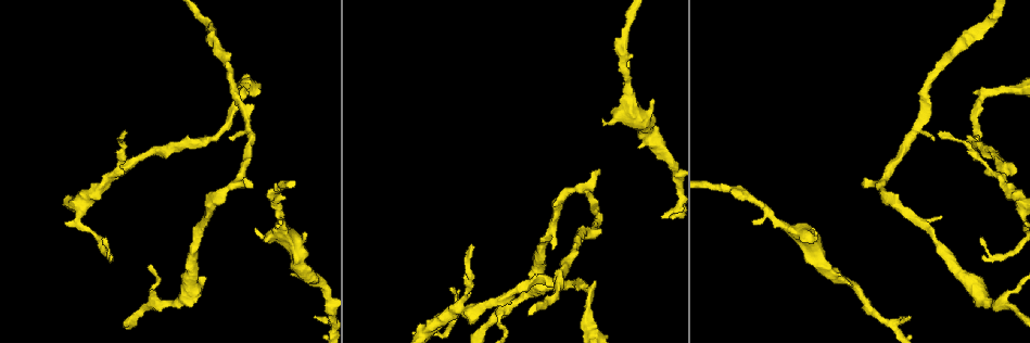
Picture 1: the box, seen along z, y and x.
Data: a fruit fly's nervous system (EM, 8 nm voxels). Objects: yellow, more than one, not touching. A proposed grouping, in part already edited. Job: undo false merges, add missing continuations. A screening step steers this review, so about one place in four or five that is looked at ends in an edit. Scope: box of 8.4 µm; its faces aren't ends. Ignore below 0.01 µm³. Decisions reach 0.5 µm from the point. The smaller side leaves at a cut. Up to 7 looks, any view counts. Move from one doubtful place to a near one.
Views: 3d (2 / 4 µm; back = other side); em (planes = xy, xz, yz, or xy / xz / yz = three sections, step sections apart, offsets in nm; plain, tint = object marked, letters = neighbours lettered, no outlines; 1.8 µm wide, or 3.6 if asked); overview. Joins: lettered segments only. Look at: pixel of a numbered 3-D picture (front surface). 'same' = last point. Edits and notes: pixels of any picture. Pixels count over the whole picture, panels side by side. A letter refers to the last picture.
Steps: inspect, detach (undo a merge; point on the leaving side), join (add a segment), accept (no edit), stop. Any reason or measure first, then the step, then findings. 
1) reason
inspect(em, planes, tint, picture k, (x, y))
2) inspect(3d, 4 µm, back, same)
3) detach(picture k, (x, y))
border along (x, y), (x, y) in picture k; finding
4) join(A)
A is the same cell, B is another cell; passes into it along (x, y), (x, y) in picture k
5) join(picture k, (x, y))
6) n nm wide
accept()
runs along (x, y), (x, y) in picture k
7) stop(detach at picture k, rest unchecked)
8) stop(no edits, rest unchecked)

inspect(em, planes, plain, picture 1, (1002, 301))

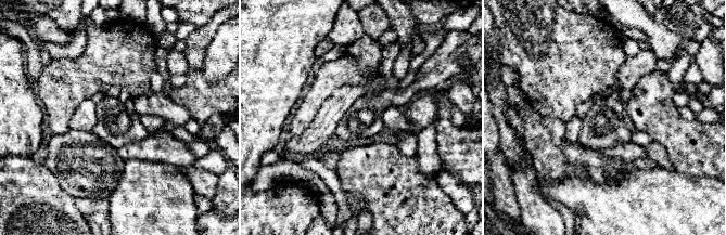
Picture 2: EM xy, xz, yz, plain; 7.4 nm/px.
see the neighbours
inspect(em, planes, letters, same)

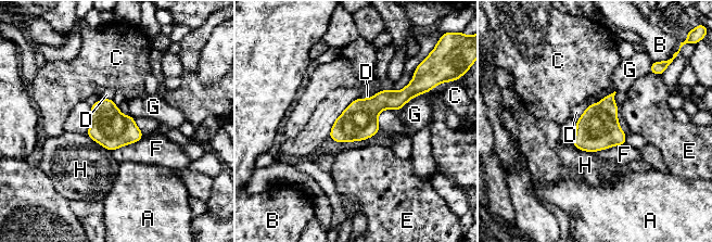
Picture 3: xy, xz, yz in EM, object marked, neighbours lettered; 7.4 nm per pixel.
accept()
A, B, C, D, E, F, G and H are other cells; one cell here

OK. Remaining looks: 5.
three arms meet
inspect(em, xy, step 4, tint, picture 1, (1001, 176))

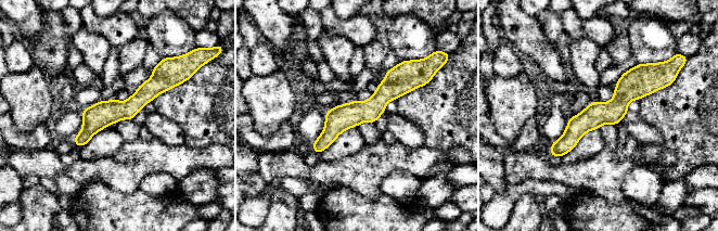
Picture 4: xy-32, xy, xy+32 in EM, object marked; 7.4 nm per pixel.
inspect(em, yz, step 16, tint, same)

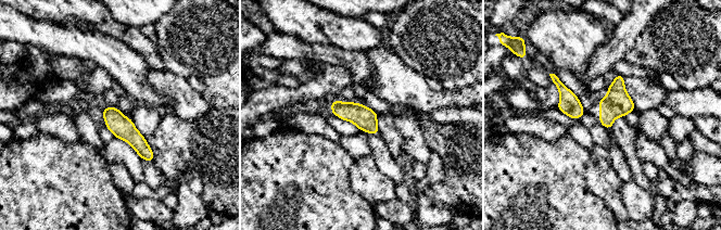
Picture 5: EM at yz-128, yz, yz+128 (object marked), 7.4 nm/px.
see the neighbours
inspect(em, yz, step 16, letters, same)

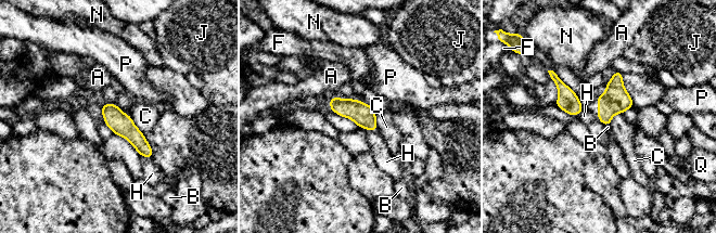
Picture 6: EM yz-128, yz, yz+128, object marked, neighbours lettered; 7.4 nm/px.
160 nm wide
accept()
A, B, C, F, H, J, N, P and Q are other cells; runs along (104, 106), (138, 140), (149, 155) in picture 6; continuous, no second cell

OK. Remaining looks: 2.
an open end
inspect(em, planes, letters, picture 1, (941, 131))

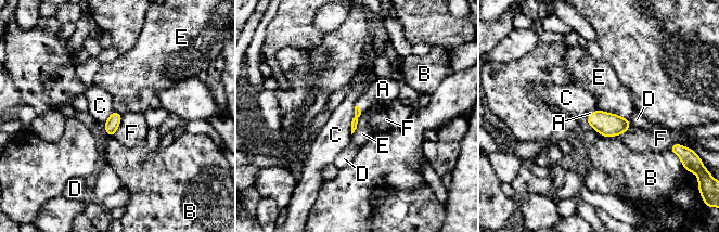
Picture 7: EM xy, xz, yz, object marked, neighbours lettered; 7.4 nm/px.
F touches over 300 nm
join(picture 7, (383, 89))
A is the same cell, B, C, D, E and F are other cells; passes into it along (357, 110), (359, 108), (383, 89) in picture 7; the cell continues

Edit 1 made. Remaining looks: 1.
stop(join at picture 7, rest unchecked)

